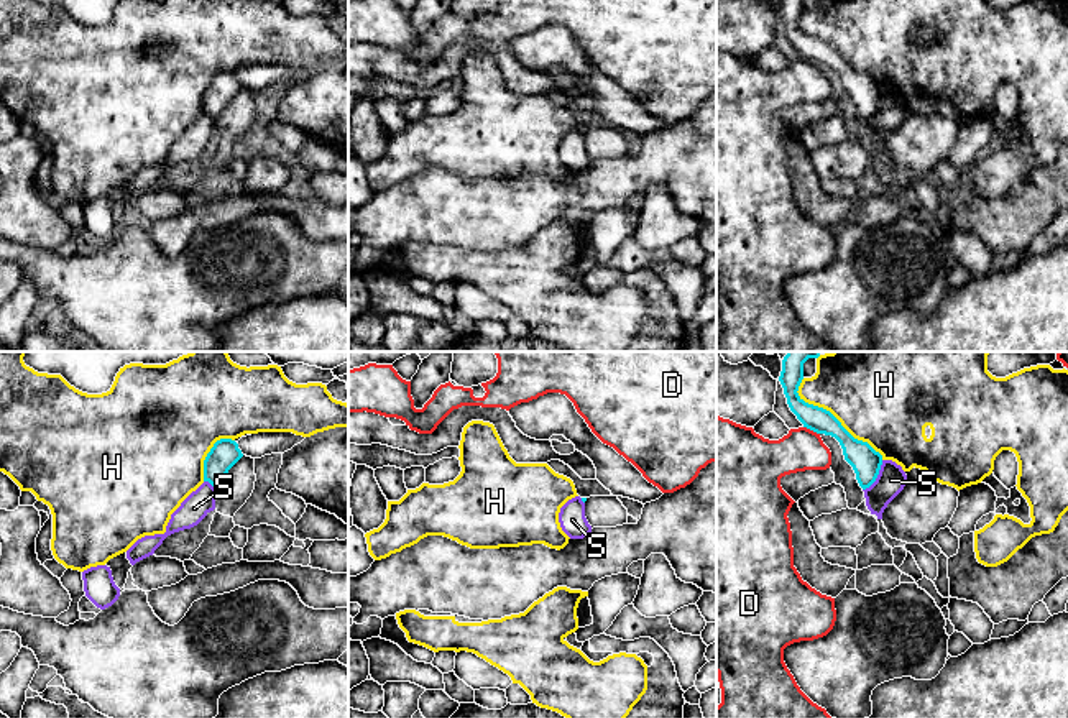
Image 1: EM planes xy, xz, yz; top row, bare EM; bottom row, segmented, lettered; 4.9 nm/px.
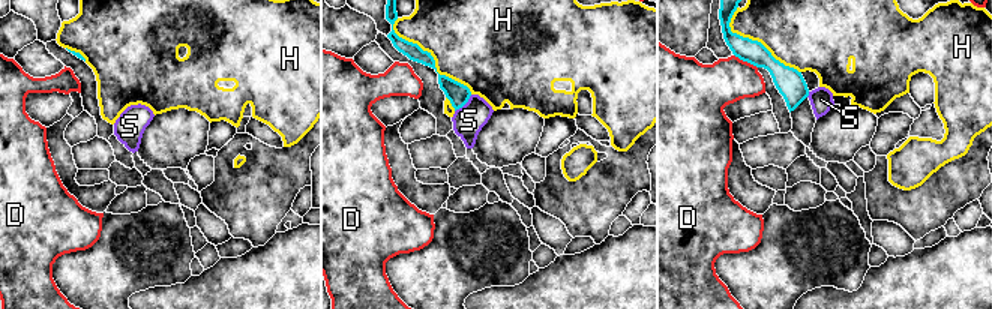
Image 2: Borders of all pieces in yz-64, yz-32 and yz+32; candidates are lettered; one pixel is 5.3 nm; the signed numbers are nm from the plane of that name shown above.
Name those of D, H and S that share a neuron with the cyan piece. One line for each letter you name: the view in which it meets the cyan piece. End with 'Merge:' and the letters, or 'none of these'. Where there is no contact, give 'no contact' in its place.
Merge: none of these

